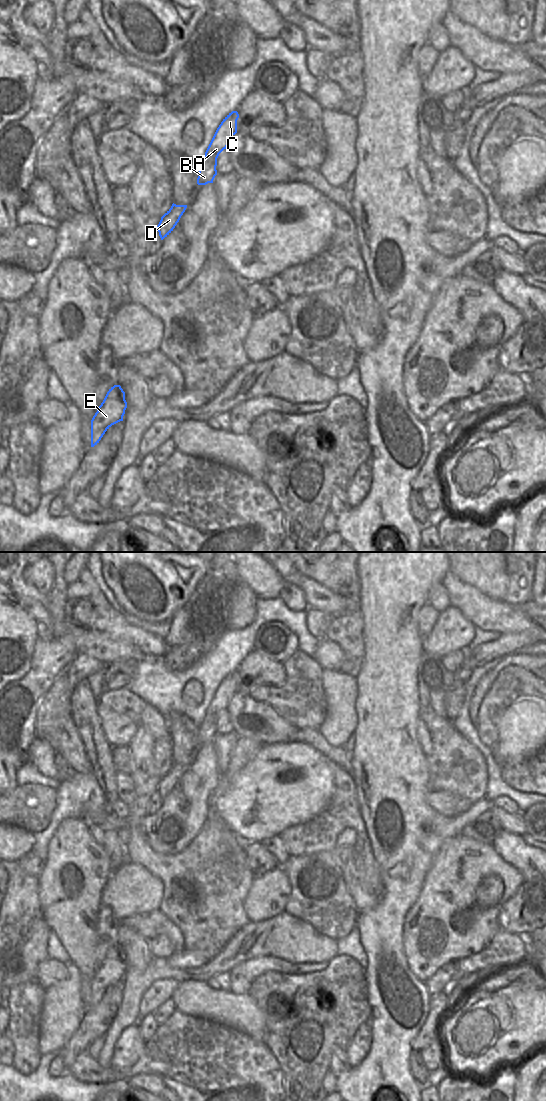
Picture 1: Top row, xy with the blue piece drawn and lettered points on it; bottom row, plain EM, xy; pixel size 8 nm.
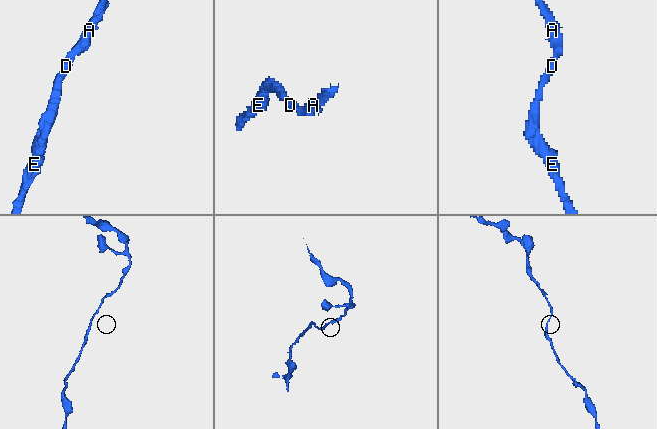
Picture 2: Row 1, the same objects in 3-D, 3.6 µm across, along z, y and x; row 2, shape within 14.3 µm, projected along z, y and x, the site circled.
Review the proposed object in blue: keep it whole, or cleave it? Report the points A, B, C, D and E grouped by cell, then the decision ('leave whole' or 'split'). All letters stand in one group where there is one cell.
groups A B C D E; leave whole

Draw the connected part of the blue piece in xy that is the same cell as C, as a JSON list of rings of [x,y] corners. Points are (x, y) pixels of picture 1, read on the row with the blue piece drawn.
[[[237,111],[229,113],[217,128],[206,152],[205,158],[199,166],[198,185],[213,183],[217,175],[217,158],[219,154],[227,149],[229,140],[237,133],[237,120],[239,114]]]

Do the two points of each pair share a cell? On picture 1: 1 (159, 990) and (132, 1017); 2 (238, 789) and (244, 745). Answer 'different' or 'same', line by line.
1: different
2: different

